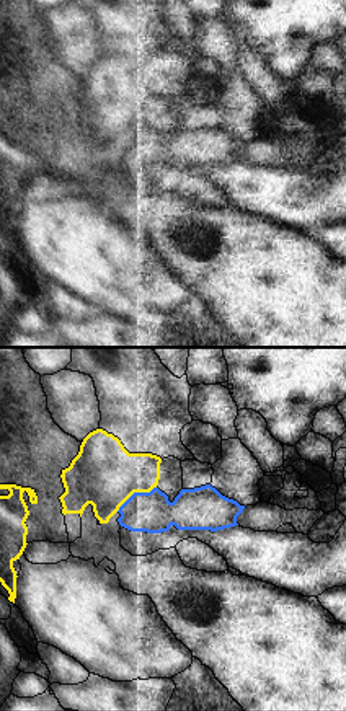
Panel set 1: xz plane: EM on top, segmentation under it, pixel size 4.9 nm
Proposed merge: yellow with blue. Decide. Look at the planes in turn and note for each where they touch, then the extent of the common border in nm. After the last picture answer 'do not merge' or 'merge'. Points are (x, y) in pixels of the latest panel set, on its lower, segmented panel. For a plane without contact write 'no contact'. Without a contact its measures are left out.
(136, 491) | 240 nm

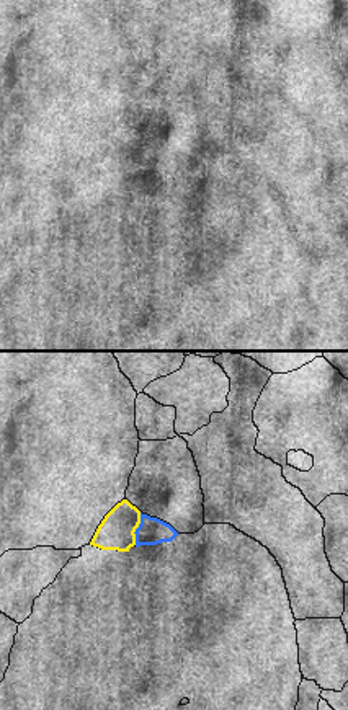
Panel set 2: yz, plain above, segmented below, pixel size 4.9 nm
(136, 528) | 160 nm

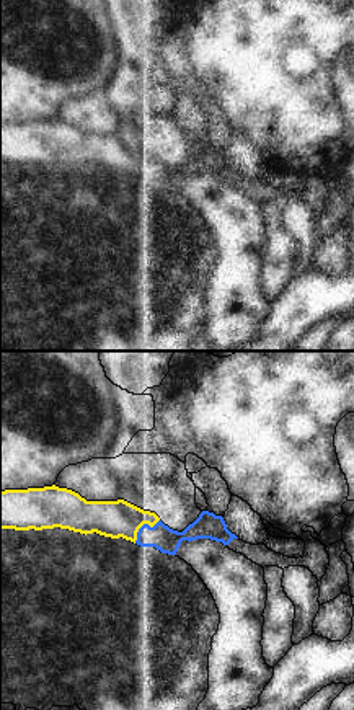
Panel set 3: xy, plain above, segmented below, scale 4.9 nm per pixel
(142, 524) | 170 nm

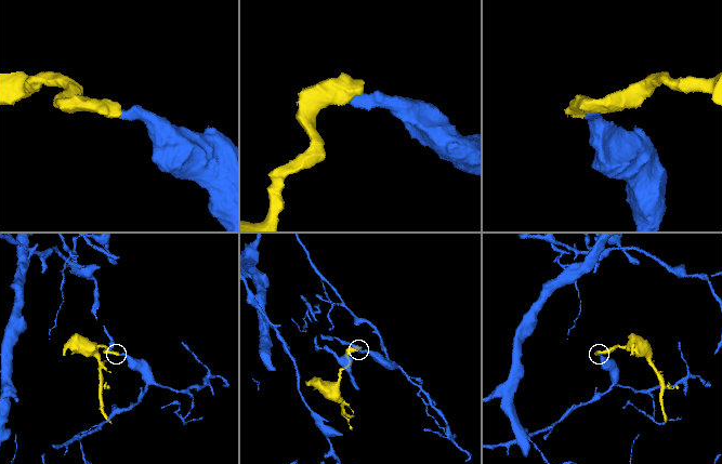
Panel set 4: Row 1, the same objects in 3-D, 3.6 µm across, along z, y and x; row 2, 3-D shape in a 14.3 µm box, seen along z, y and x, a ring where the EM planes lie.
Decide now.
do not merge

